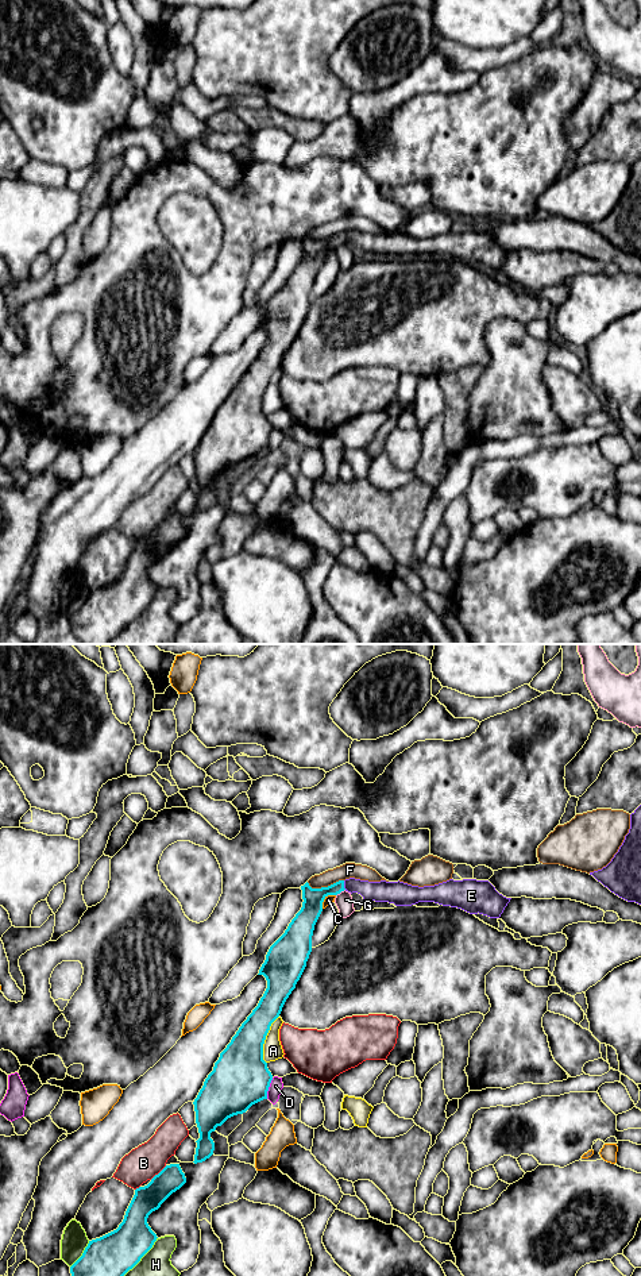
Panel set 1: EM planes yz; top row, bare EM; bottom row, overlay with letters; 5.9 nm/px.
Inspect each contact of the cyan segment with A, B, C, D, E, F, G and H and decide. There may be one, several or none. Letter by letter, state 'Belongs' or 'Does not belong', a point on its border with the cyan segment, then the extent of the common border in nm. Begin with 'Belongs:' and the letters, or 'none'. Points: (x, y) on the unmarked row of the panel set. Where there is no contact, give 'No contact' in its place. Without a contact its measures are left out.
Belongs: E
A: Does not belong. Touches cyan at yz (265, 390). Shared border 300 nm
B: Does not belong. Touches cyan at yz (159, 524). Shared border 130 nm
C: Does not belong. Touches cyan at yz (324, 250). Shared border 120 nm
D: Does not belong. Touches cyan at yz (267, 440). Shared border 130 nm
E: Belongs. Touches cyan at yz (343, 236). Shared border 60 nm
F: Does not belong. Touches cyan at yz (324, 239). Shared border 220 nm
G: Does not belong. Touches cyan at yz (340, 243). Shared border 70 nm
H: Does not belong. Touches cyan at yz (135, 616). Shared border 440 nm

